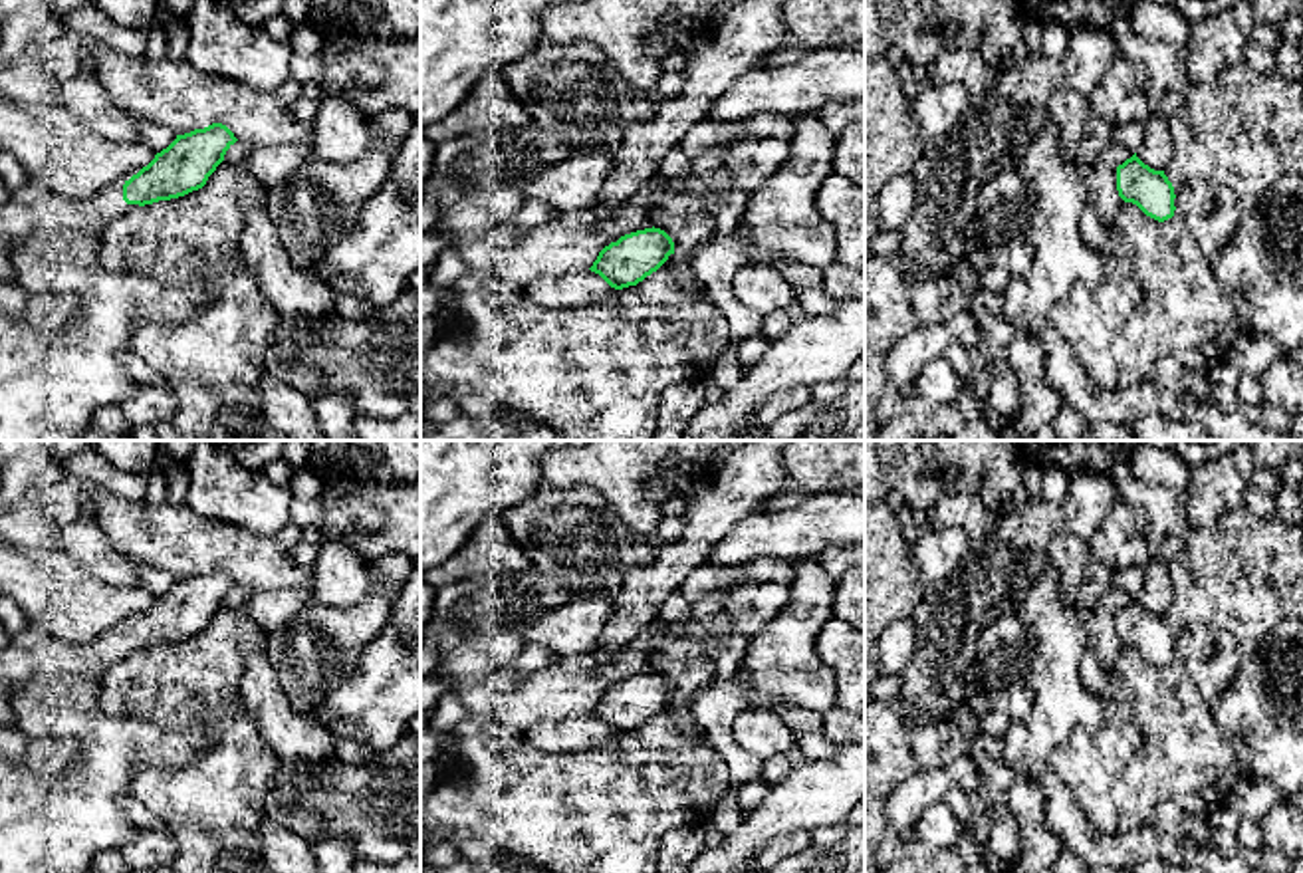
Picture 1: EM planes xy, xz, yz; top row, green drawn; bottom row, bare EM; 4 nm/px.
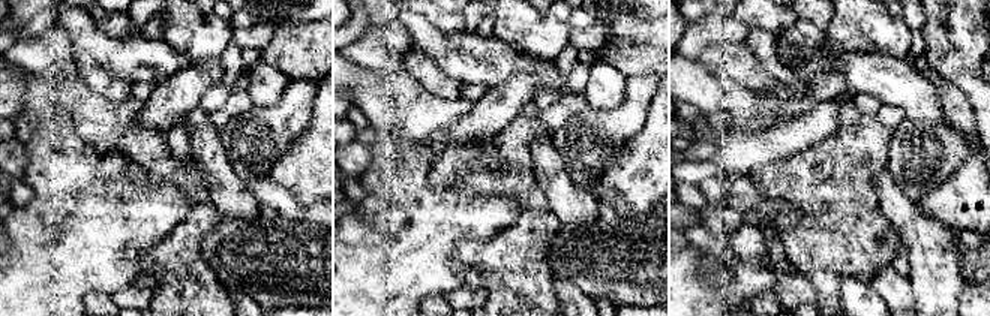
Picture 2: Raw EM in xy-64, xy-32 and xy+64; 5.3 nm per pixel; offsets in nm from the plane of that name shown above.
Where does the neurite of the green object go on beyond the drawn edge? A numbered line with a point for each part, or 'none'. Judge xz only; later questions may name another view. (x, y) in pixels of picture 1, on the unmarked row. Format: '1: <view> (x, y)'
none

